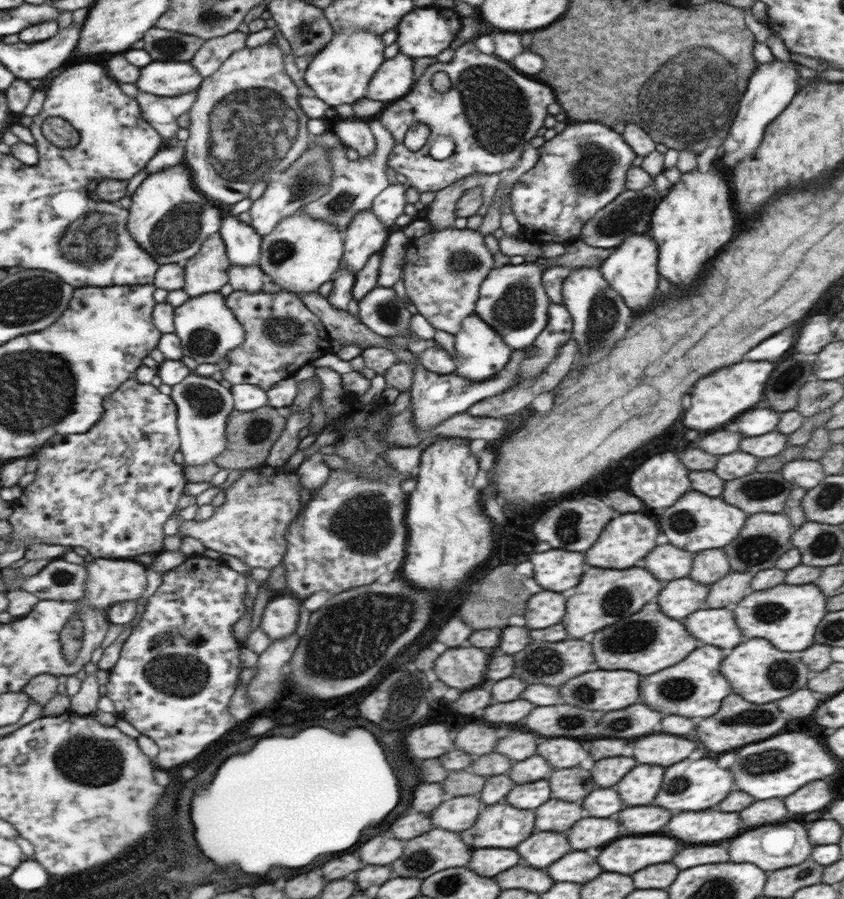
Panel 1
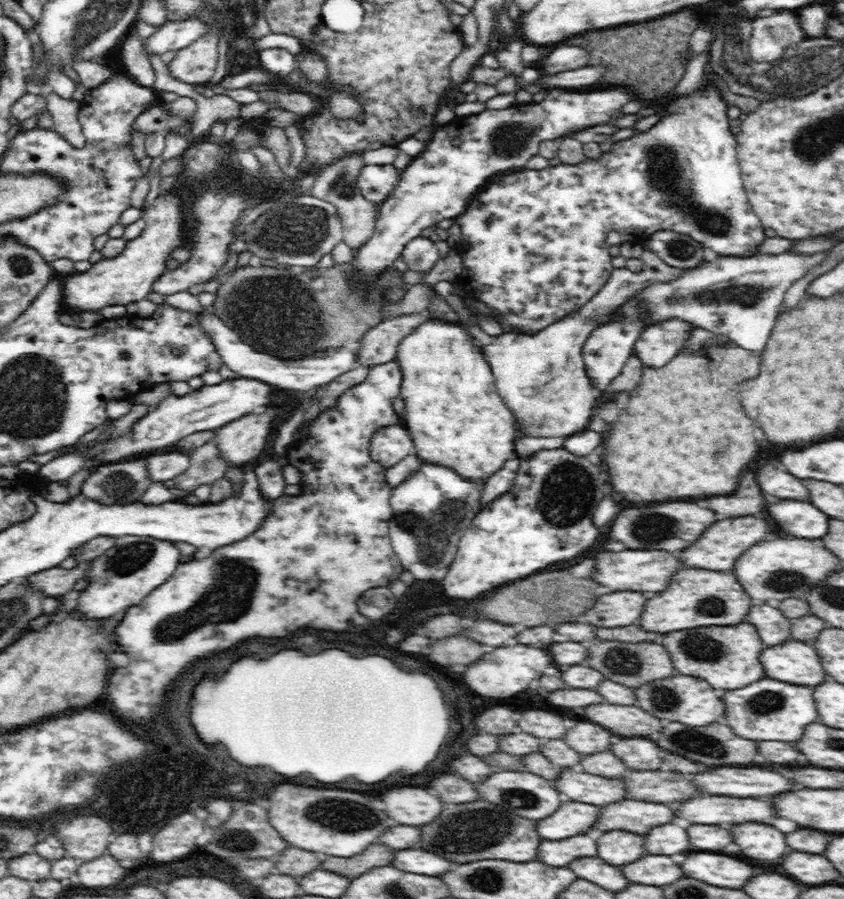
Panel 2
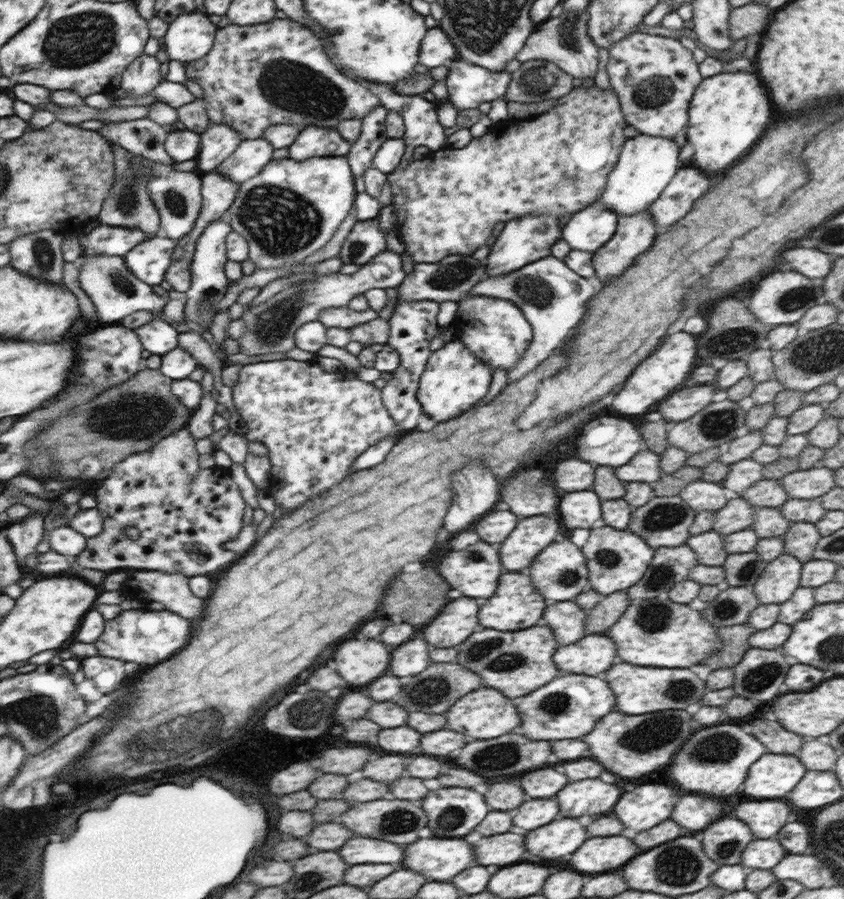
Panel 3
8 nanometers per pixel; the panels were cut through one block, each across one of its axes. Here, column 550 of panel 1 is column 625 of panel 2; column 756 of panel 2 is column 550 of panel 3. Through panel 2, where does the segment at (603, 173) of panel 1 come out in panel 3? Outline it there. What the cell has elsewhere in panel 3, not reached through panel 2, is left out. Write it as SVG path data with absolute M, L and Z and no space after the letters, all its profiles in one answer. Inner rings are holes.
M521 216L516 222L508 222L506 228L494 239L490 253L486 258L486 277L500 276L523 268L541 258L550 255L550 247L562 239L562 228L558 227L559 218L562 216Z

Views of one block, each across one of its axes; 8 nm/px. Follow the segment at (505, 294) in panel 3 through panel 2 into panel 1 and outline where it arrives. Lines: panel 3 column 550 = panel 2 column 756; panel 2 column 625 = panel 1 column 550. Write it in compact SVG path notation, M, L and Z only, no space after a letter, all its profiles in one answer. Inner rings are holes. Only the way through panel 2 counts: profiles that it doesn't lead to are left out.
M524 262L522 264L506 264L502 267L492 270L488 274L482 288L480 289L480 300L475 316L490 323L507 342L512 351L528 349L543 334L543 330L550 323L550 304L551 300L547 294L544 284L540 284L540 278L543 278L542 268L534 263Z

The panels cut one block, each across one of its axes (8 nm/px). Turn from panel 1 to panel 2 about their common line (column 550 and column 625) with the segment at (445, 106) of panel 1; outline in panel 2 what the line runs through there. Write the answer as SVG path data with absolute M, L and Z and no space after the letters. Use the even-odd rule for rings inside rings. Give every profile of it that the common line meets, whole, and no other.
M554 87L554 90L548 92L548 96L544 98L542 104L524 104L524 106L516 104L516 106L501 110L486 109L474 116L454 117L445 125L436 127L425 150L413 158L411 164L401 171L402 177L399 184L391 192L391 196L379 204L373 235L361 245L354 262L352 262L354 269L356 269L356 274L352 277L354 279L367 279L369 275L371 280L376 275L381 274L381 271L386 271L389 266L393 266L392 263L401 255L406 244L413 238L420 237L420 232L424 228L428 228L440 220L459 217L466 212L470 198L476 192L484 190L494 176L506 175L506 172L524 168L526 162L538 154L538 144L542 140L554 140L554 138L566 136L568 132L574 132L574 130L580 130L586 126L594 126L594 124L604 124L612 118L618 118L618 116L622 116L618 112L618 108L630 100L632 100L632 94L624 88L582 94L582 92L556 90ZM458 136L460 136L460 146L454 144L454 140Z

